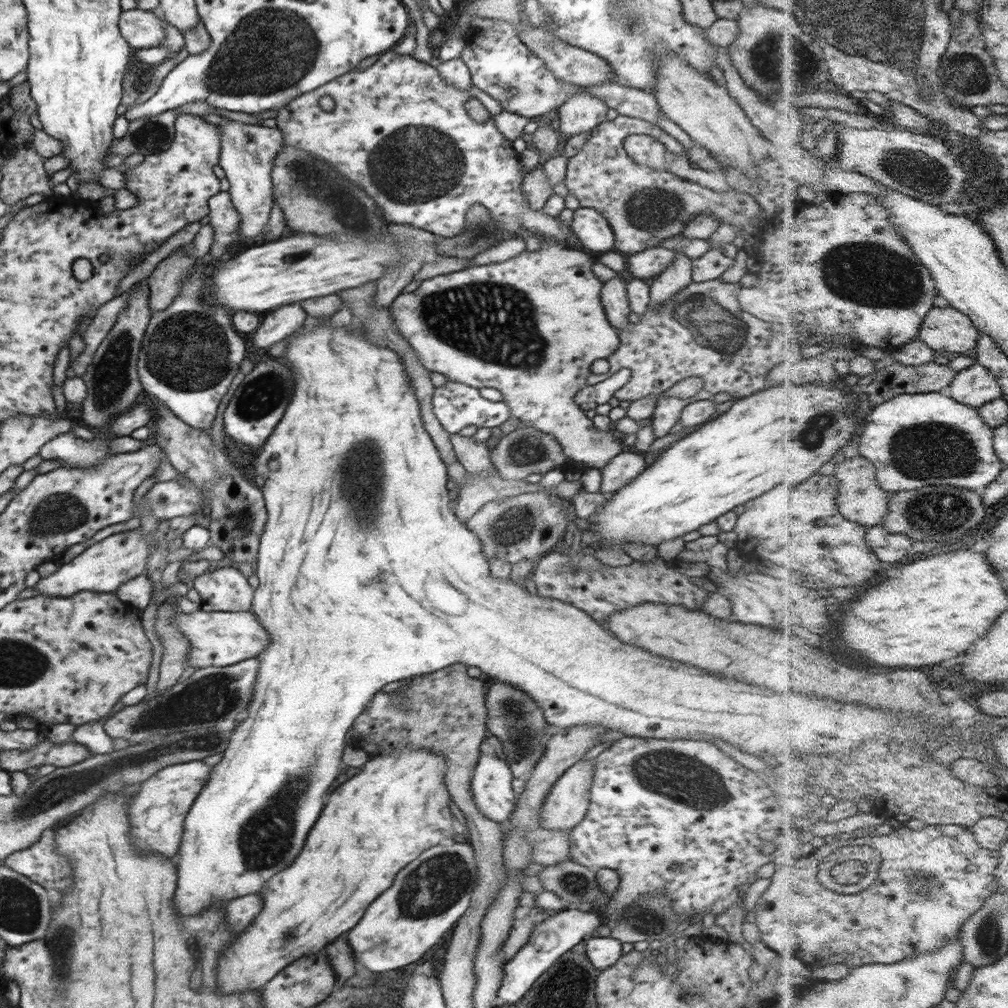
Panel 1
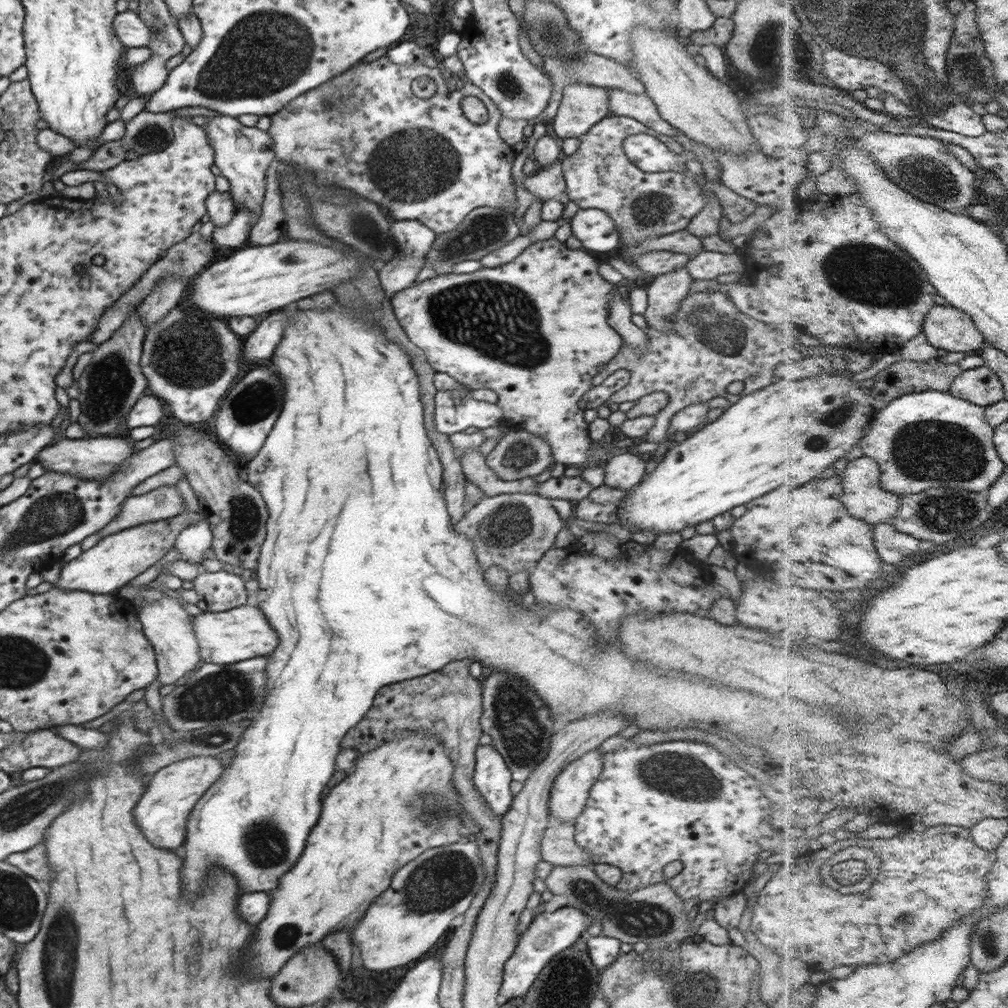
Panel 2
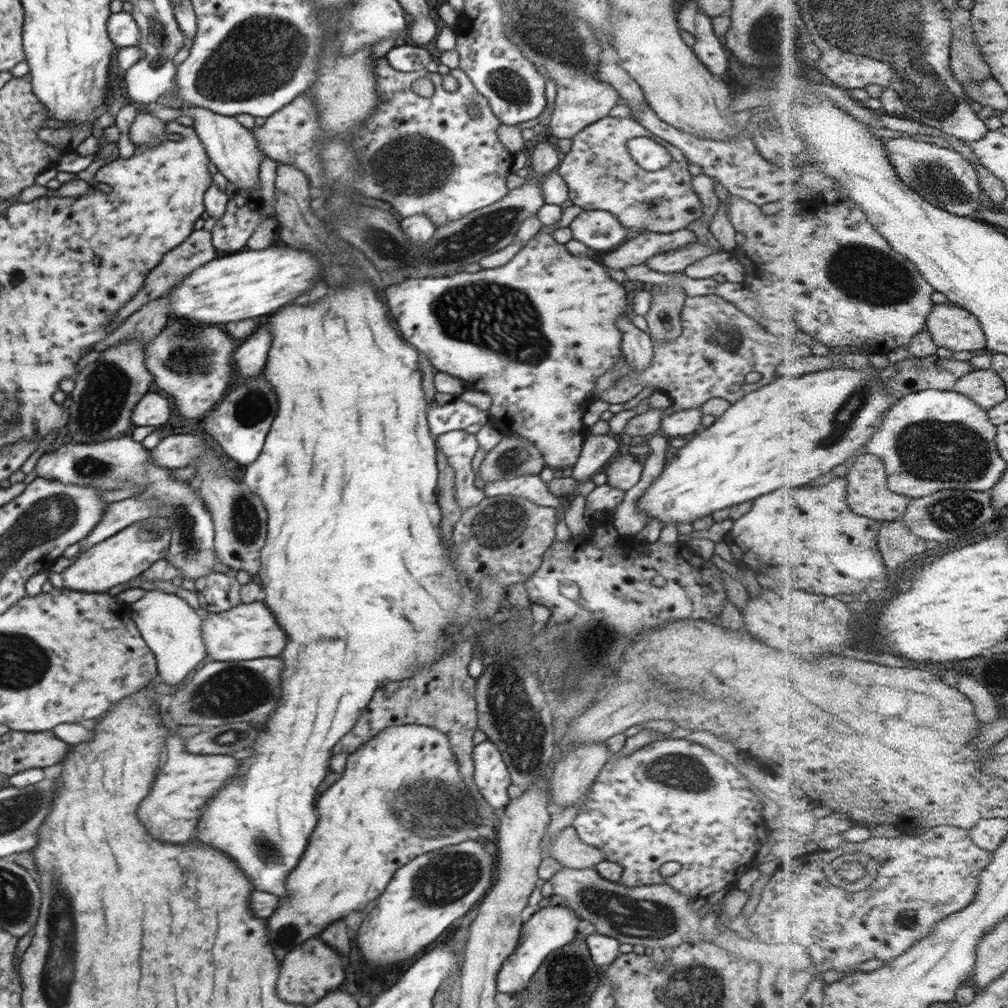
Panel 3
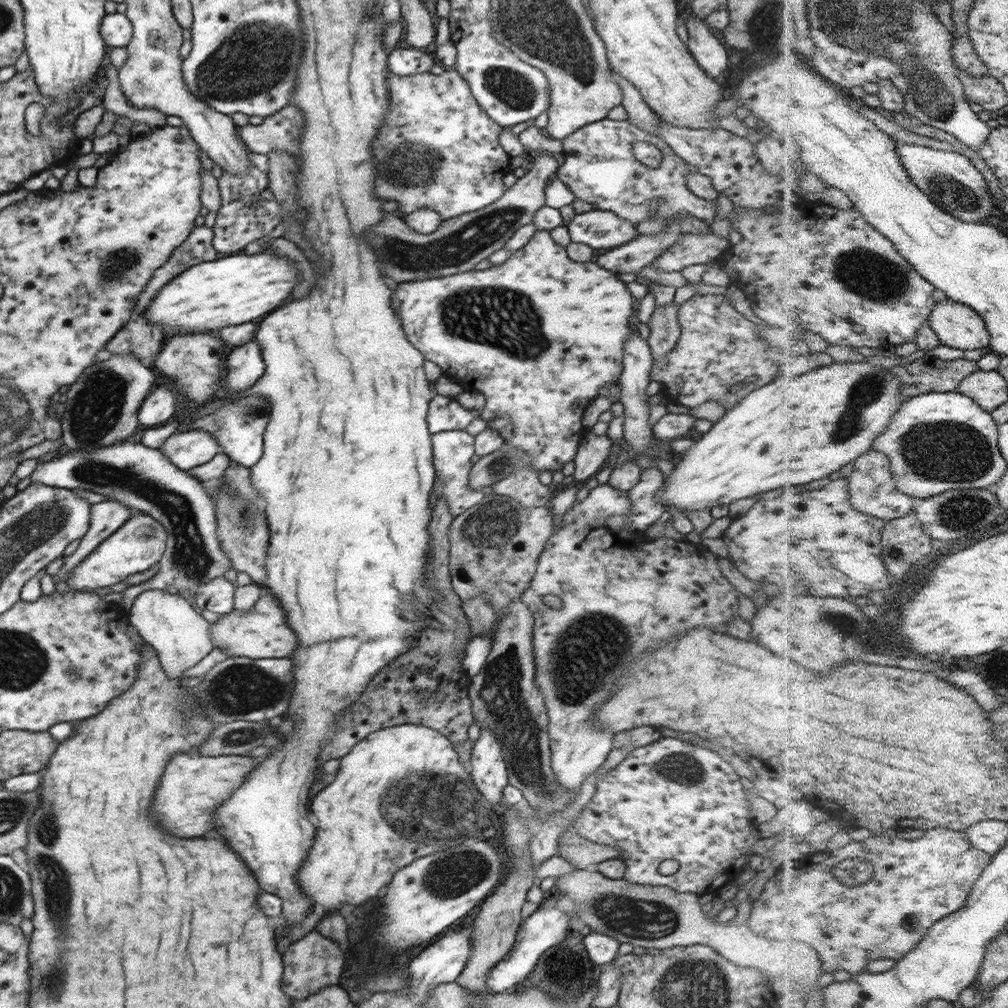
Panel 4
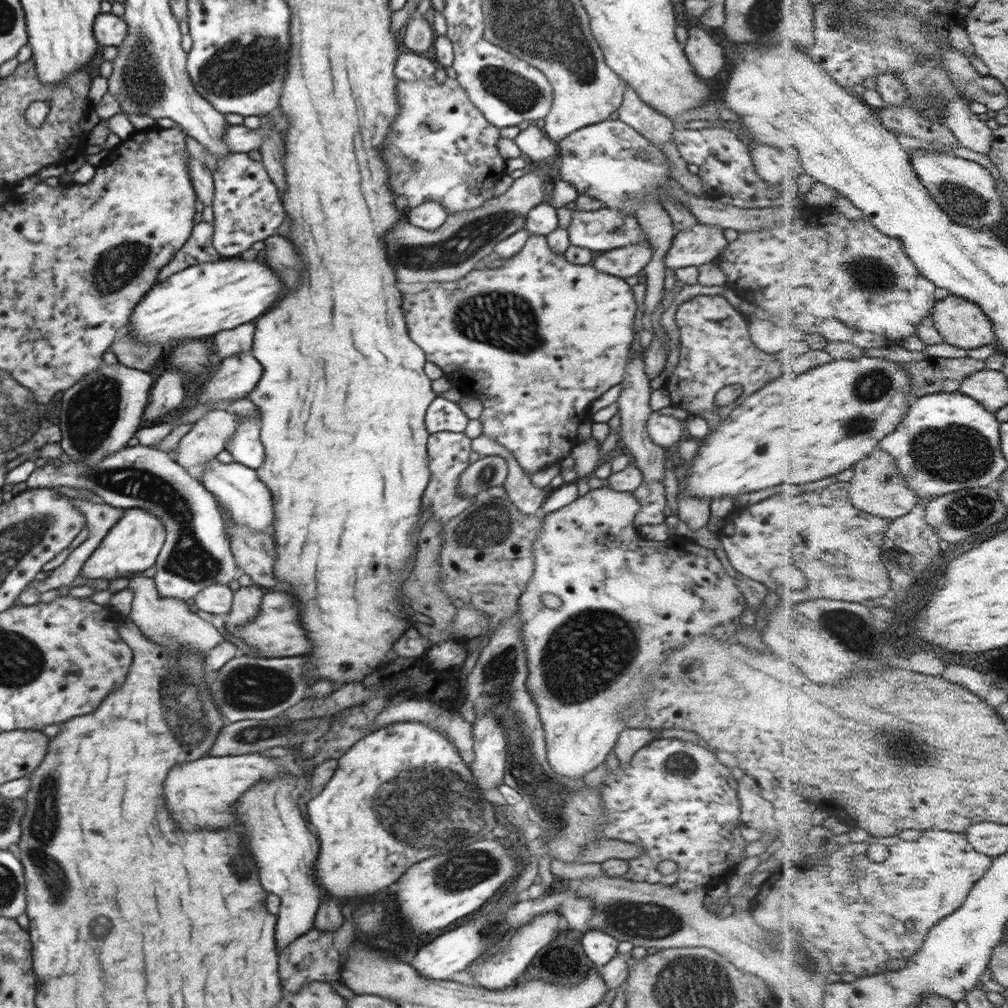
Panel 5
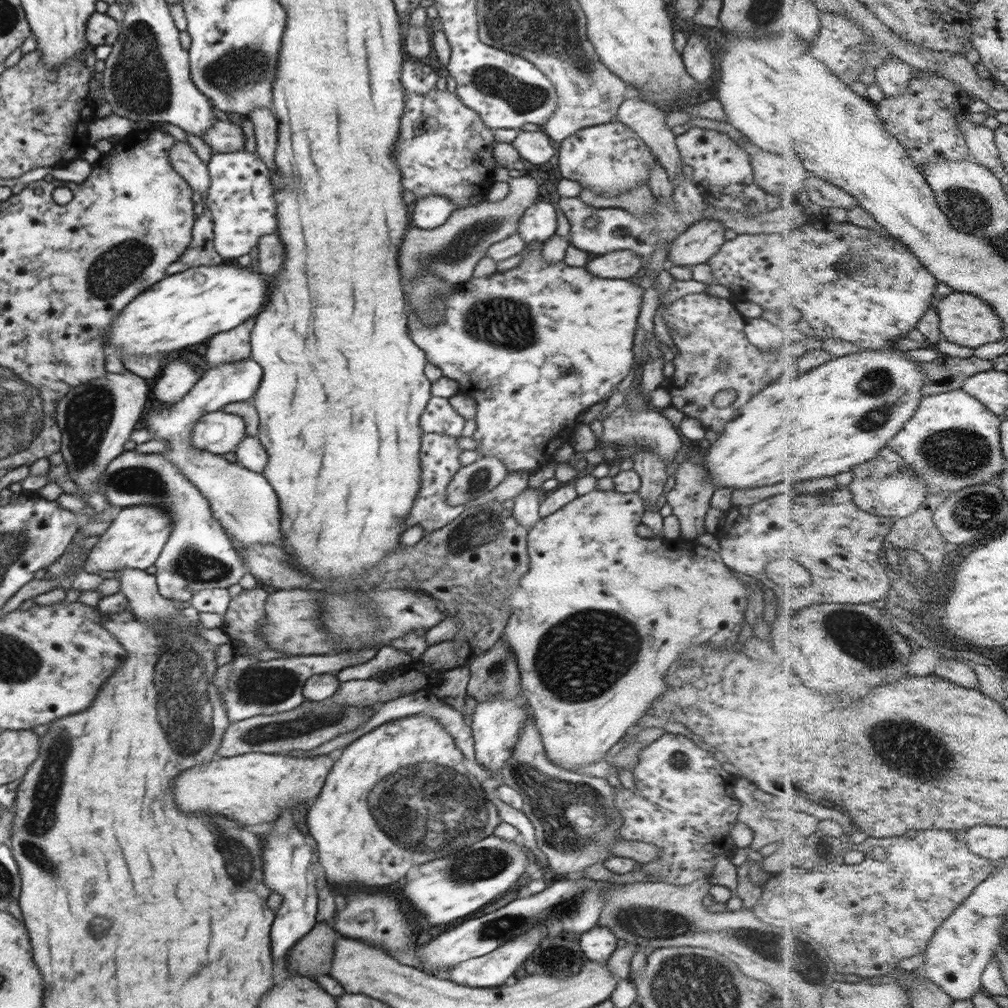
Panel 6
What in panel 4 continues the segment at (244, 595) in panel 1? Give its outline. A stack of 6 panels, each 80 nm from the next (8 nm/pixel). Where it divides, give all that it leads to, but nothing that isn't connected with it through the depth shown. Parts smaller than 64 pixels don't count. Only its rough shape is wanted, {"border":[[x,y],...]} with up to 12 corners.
{"border":[[222,576],[201,584],[193,605],[226,615],[234,584]]}

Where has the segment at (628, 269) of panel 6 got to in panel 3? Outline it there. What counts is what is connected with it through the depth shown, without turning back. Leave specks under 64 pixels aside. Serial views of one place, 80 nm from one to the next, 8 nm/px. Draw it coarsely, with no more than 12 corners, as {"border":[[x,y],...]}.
{"border":[[687,228],[645,231],[603,256],[607,268],[640,266],[696,242]]}

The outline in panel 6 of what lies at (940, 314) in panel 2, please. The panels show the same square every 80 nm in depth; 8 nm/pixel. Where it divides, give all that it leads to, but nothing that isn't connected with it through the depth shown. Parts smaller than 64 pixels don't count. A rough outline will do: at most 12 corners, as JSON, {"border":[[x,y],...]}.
{"border":[[980,295],[937,304],[944,339],[971,348],[1007,338],[1006,321]]}

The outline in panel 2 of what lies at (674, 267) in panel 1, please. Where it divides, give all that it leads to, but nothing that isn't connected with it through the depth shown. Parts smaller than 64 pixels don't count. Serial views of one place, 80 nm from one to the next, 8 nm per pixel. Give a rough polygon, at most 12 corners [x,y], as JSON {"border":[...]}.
{"border":[[685,266],[647,282],[643,316],[671,330],[693,278]]}

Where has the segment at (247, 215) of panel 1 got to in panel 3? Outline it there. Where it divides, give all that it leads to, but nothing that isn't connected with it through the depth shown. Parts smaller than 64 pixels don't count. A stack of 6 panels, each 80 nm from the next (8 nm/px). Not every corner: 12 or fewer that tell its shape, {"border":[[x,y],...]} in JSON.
{"border":[[174,101],[207,157],[239,189],[260,191],[266,156],[234,117]]}

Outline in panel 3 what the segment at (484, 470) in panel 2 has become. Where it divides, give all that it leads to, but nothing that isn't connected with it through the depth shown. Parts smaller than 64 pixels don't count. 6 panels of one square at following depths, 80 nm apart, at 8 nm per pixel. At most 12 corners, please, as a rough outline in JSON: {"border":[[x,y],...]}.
{"border":[[539,475],[481,484],[485,497],[514,496],[562,516],[568,500],[553,496]]}

